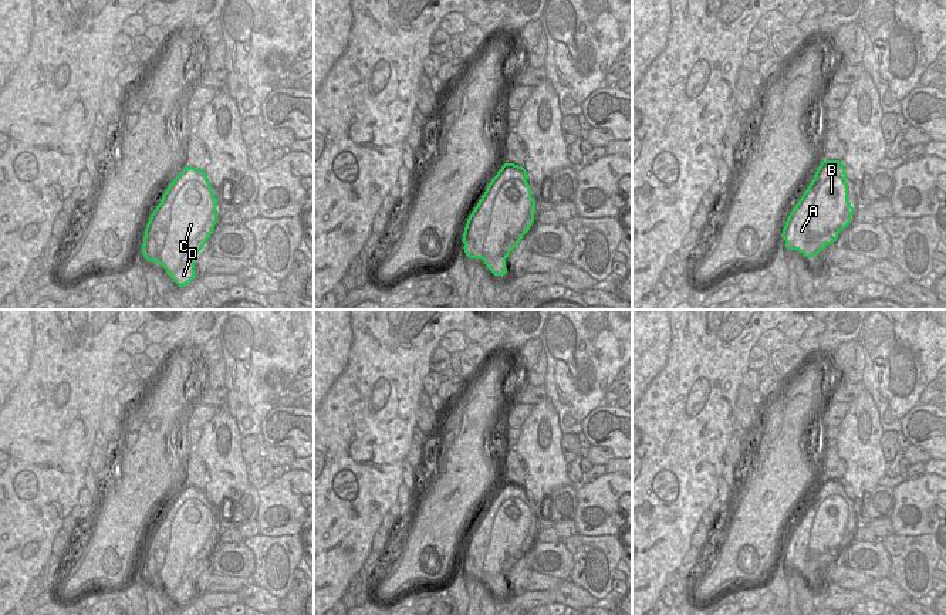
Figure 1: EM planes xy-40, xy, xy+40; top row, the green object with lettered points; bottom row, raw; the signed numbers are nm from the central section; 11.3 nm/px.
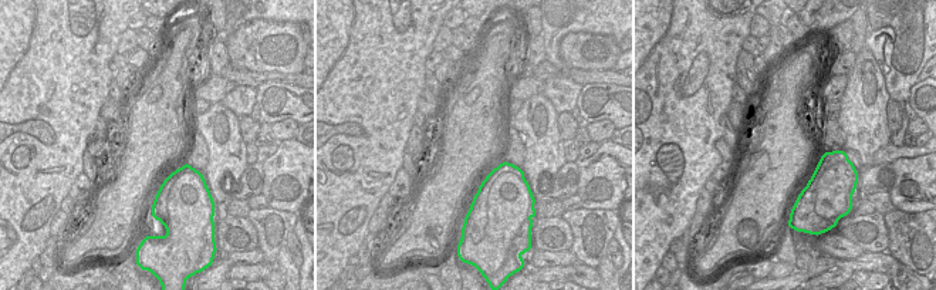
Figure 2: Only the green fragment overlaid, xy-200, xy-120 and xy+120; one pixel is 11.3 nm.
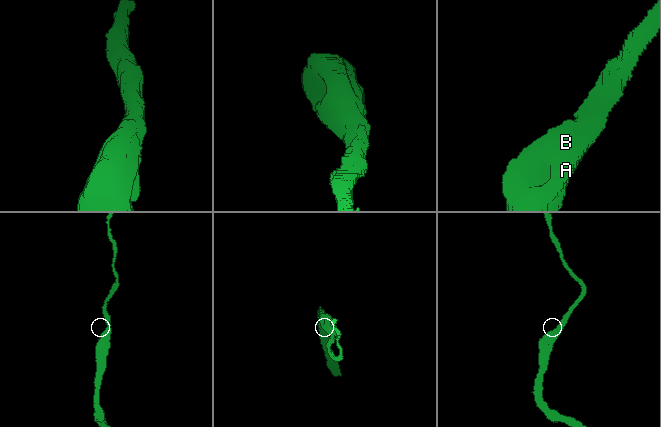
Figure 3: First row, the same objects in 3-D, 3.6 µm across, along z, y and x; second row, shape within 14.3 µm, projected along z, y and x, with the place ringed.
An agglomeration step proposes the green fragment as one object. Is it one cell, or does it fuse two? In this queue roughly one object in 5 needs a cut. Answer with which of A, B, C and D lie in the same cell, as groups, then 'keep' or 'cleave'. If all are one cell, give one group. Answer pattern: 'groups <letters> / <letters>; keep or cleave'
groups A B C D; keep

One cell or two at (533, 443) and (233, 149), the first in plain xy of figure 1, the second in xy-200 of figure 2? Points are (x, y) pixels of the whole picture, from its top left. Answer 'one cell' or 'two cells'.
one cell

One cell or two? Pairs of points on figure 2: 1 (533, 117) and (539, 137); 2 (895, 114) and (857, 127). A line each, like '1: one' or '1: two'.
1: one
2: two

